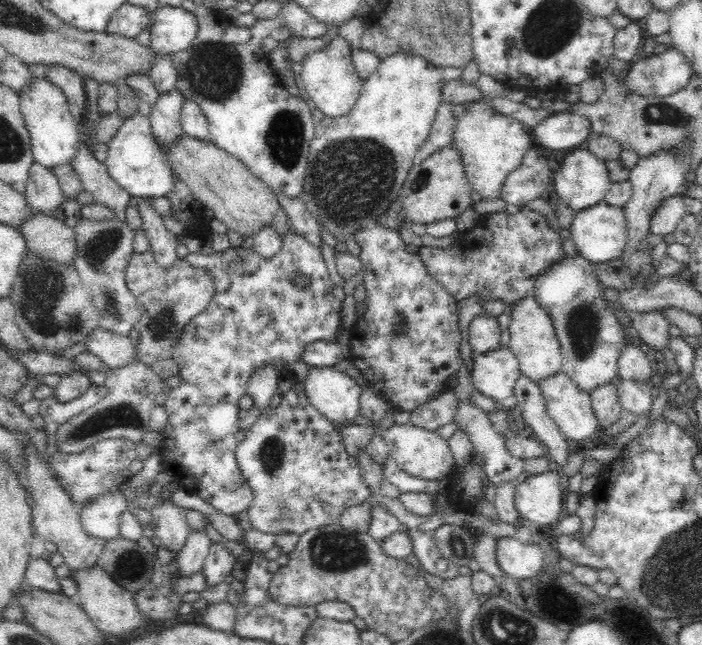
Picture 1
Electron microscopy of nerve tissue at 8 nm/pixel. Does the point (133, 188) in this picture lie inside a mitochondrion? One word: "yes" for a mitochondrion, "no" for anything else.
no

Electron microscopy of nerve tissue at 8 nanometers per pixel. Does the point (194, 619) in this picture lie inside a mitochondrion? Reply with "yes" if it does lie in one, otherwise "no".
no

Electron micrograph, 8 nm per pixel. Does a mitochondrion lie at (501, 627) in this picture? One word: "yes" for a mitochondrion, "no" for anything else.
yes

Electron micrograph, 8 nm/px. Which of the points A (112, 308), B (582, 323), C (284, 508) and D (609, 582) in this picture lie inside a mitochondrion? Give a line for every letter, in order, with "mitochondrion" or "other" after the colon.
A: mitochondrion
B: mitochondrion
C: mitochondrion
D: other

